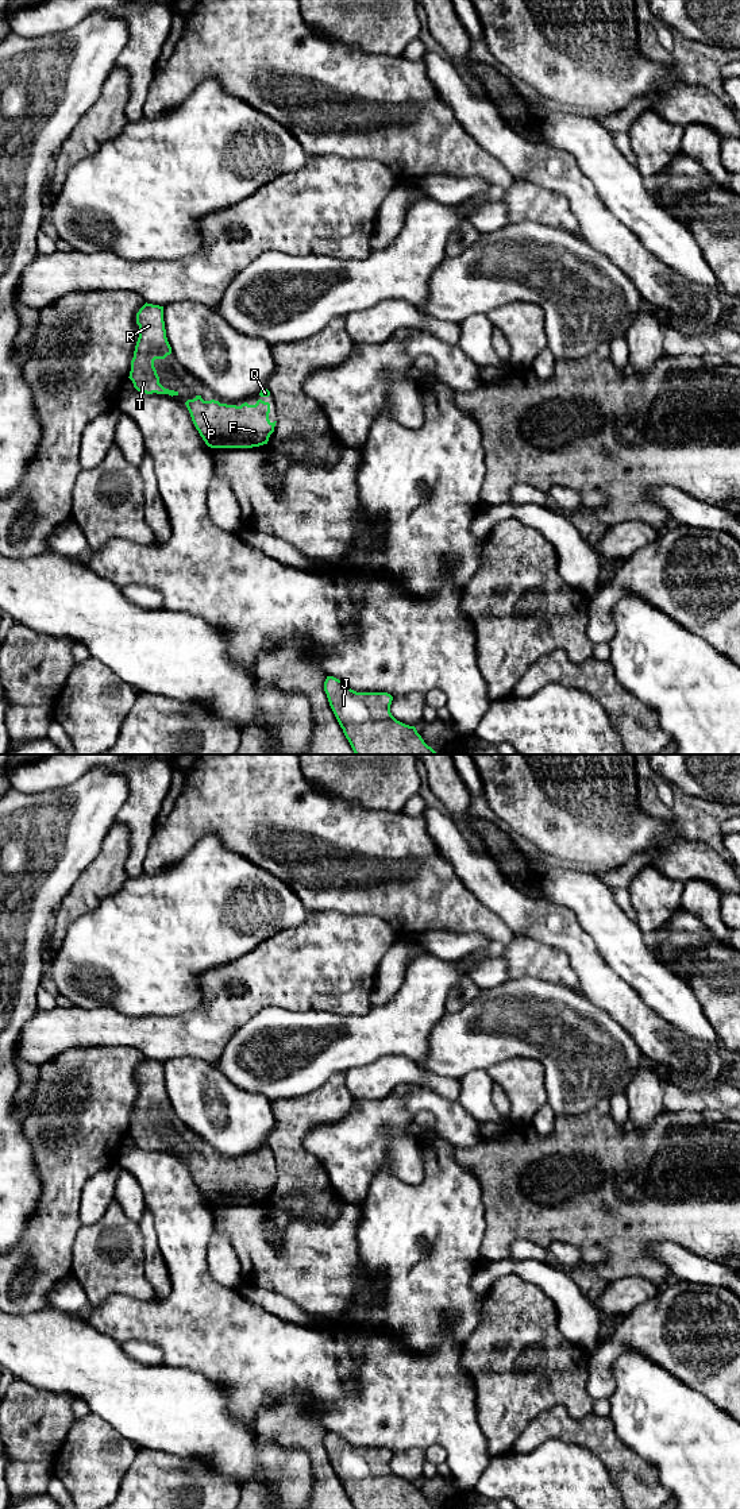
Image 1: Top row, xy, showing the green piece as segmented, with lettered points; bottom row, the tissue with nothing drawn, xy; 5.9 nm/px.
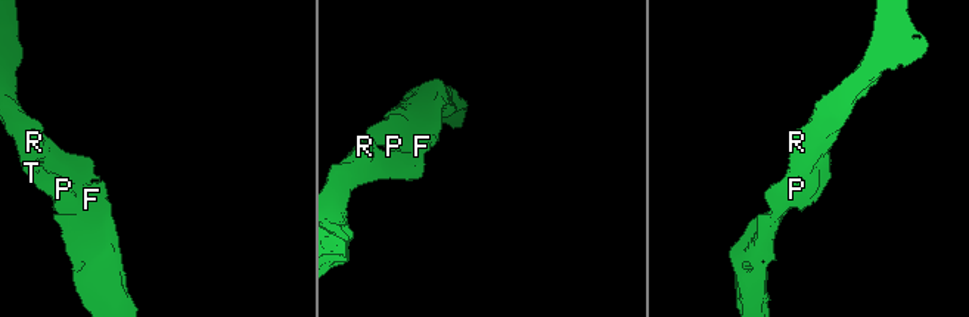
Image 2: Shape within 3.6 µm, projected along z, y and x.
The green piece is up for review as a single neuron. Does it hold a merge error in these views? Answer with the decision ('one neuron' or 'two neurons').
one neuron

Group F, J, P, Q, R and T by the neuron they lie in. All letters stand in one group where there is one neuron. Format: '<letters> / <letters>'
F J P Q R T

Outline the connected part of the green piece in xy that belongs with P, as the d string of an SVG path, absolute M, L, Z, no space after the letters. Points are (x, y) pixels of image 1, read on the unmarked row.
M196 1151L193 1155L188 1155L185 1161L196 1185L211 1204L253 1204L267 1200L277 1178L269 1176L270 1159L262 1155L258 1155L255 1161L244 1158L236 1162L215 1155L204 1157L201 1151Z

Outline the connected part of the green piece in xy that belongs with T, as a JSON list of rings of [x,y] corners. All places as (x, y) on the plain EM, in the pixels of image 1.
[[[144,1060],[136,1069],[139,1093],[131,1116],[130,1135],[134,1143],[146,1150],[178,1151],[178,1147],[165,1145],[154,1123],[155,1115],[165,1115],[171,1109],[166,1093],[163,1062]]]

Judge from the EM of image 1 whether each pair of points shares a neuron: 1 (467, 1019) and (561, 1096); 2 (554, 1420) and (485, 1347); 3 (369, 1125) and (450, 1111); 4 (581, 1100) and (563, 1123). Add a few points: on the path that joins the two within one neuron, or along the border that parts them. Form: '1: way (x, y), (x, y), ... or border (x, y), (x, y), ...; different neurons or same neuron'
1: way (497, 1025), (516, 1025), (558, 1066); same neuron
2: border (574, 1419), (563, 1407), (552, 1405), (521, 1431); different neurons
3: way (389, 1112), (393, 1112), (403, 1103), (430, 1103); same neuron
4: border (600, 1102), (582, 1112), (557, 1115); different neurons

